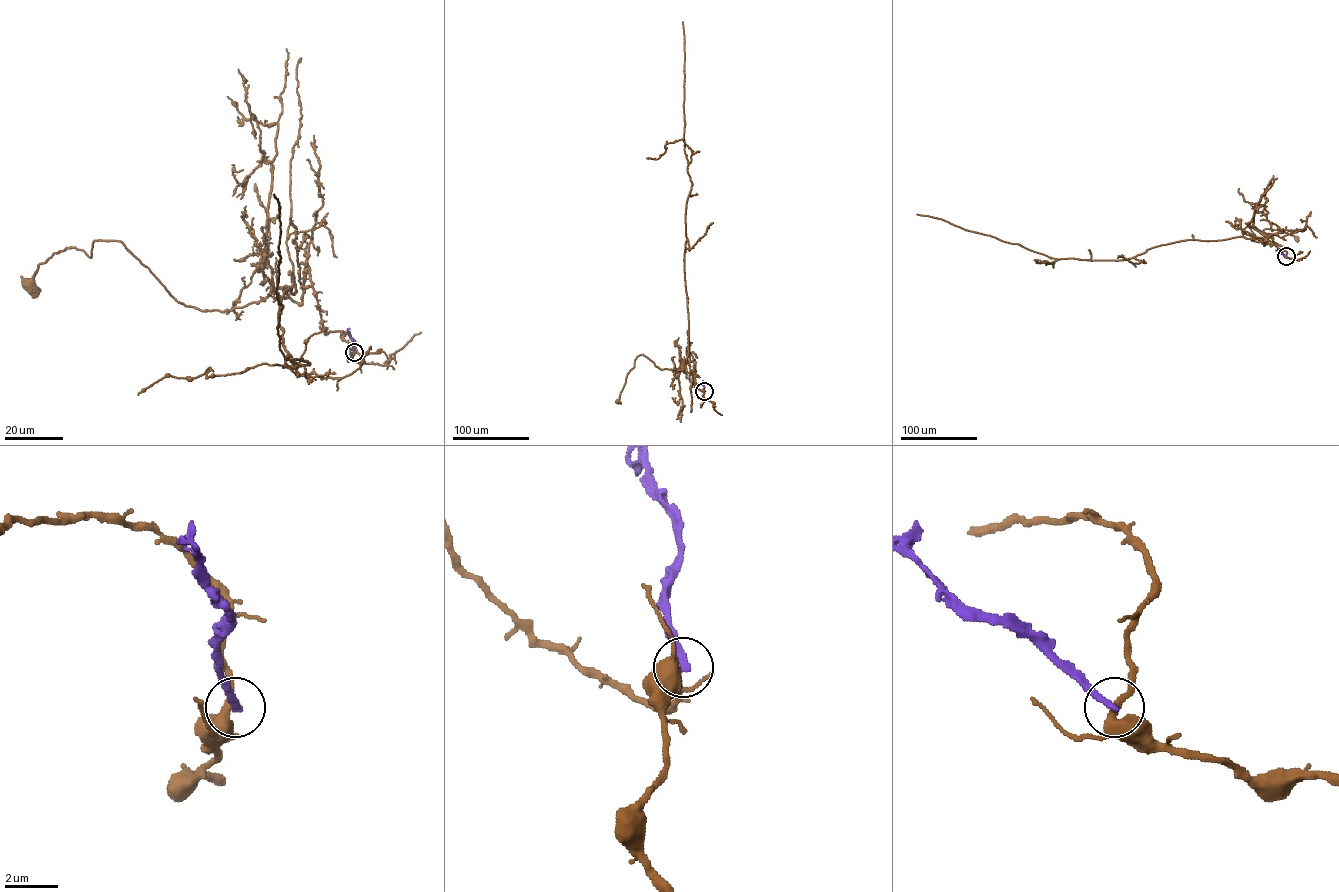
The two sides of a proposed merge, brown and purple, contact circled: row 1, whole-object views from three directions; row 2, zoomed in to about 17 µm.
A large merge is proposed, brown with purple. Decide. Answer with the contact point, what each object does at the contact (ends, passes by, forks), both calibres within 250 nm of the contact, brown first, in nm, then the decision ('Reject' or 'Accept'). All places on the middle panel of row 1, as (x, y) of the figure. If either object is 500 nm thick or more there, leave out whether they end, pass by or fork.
Place: (704, 391). At the ring brown forks. At the ring purple ends. Thickness 320 nm (brown) against 280 nm. Reject

